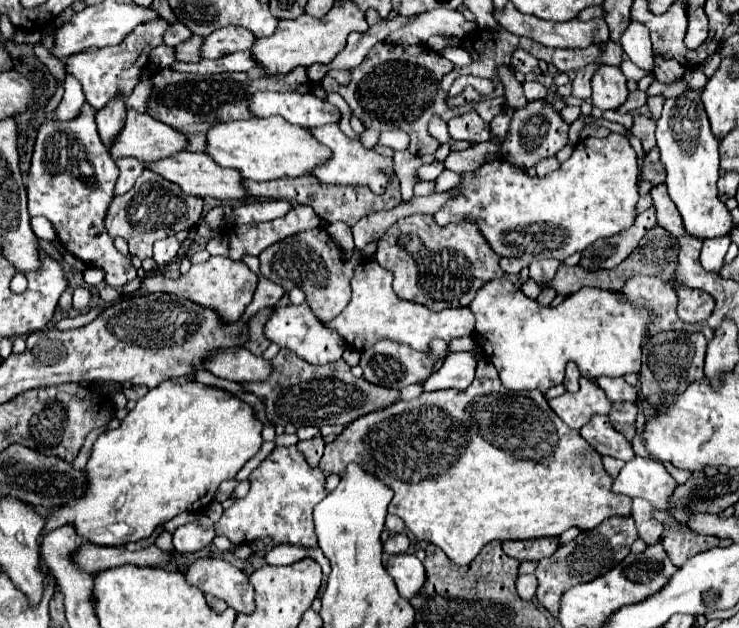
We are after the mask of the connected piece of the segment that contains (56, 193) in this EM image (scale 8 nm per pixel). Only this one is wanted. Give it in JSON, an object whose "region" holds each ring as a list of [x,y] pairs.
{"region":[[[88,102],[80,114],[68,122],[46,120],[38,126],[38,138],[32,154],[32,172],[28,172],[28,212],[30,216],[46,216],[62,246],[80,258],[86,266],[106,270],[106,284],[122,288],[136,278],[136,268],[122,256],[114,240],[104,228],[104,216],[112,200],[118,166],[104,148],[96,130],[96,108]]]}

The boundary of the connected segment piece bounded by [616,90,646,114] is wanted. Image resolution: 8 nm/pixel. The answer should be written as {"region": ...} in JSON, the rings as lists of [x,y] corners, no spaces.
{"region":[[[636,90],[636,92],[630,92],[630,96],[628,96],[628,100],[626,100],[626,106],[620,106],[616,112],[620,112],[620,114],[630,114],[630,112],[638,110],[638,108],[644,106],[644,104],[646,104],[646,94],[640,92],[640,90]]]}

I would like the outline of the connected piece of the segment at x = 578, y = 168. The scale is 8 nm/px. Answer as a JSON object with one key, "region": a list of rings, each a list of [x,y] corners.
{"region":[[[610,134],[608,138],[584,138],[576,144],[572,156],[560,164],[558,170],[542,176],[530,178],[526,172],[516,170],[504,158],[496,158],[480,166],[476,172],[462,174],[462,194],[450,200],[440,212],[434,214],[438,224],[448,224],[454,220],[470,218],[480,224],[482,234],[500,256],[520,258],[528,264],[534,260],[556,258],[566,260],[574,252],[586,250],[600,238],[610,238],[620,234],[622,230],[630,228],[636,218],[636,204],[638,204],[638,182],[640,182],[640,166],[638,156],[628,142],[628,138],[620,134]]]}

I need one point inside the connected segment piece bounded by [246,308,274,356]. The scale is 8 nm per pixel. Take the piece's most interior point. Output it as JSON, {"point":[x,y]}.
{"point":[258,343]}

